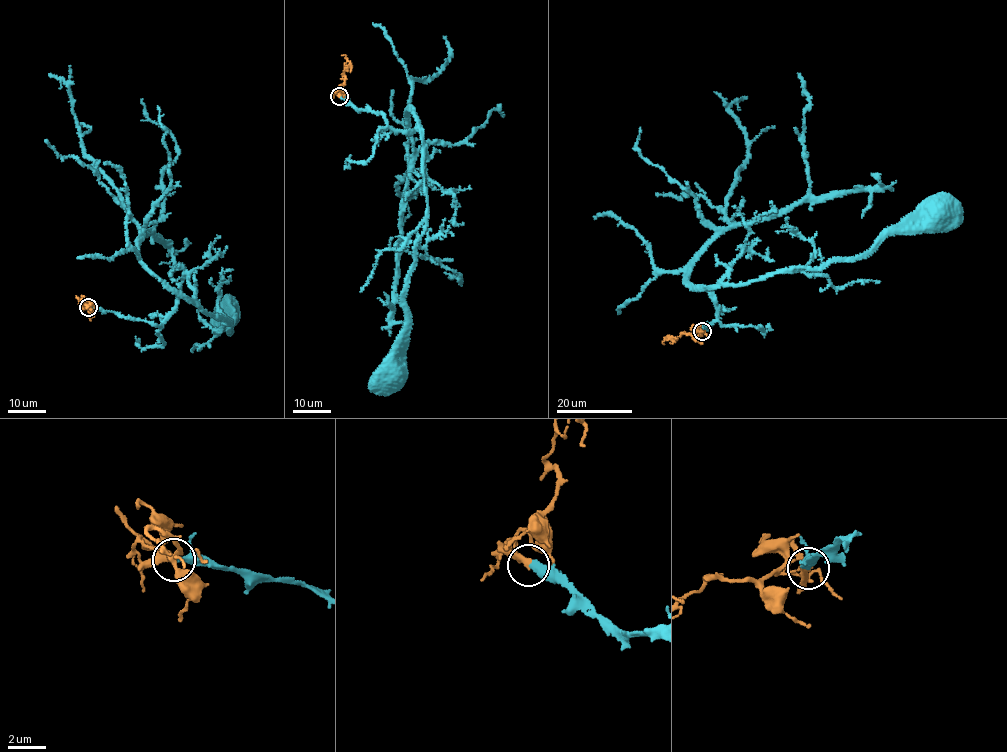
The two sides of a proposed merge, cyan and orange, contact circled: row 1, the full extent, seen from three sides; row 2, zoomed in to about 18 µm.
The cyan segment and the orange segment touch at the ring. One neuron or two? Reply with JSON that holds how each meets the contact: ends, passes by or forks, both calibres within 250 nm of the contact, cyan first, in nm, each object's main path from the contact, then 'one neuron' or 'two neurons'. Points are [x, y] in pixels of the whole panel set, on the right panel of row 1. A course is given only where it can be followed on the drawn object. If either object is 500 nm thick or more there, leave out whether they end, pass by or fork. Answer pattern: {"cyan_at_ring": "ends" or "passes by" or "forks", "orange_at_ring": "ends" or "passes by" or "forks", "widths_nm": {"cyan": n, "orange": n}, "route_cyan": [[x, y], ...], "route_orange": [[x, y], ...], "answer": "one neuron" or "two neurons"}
{"cyan_at_ring": "passes by", "orange_at_ring": "passes by", "widths_nm": {"cyan": 260, "orange": 260}, "route_cyan": [[701, 331], [716, 318], [711, 292], [704, 287], [757, 281], [857, 256], [885, 237], [943, 212]], "route_orange": [[701, 331], [680, 335], [673, 341], [667, 337], [663, 344]], "answer": "one neuron"}

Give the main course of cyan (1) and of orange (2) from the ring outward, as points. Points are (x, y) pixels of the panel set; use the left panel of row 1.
1: (88, 307), (158, 325), (181, 294), (214, 317), (232, 323), (232, 332), (229, 318), (235, 320), (229, 316)
2: (88, 307), (82, 305), (89, 305), (84, 303), (87, 306), (90, 304), (85, 300), (78, 304)

